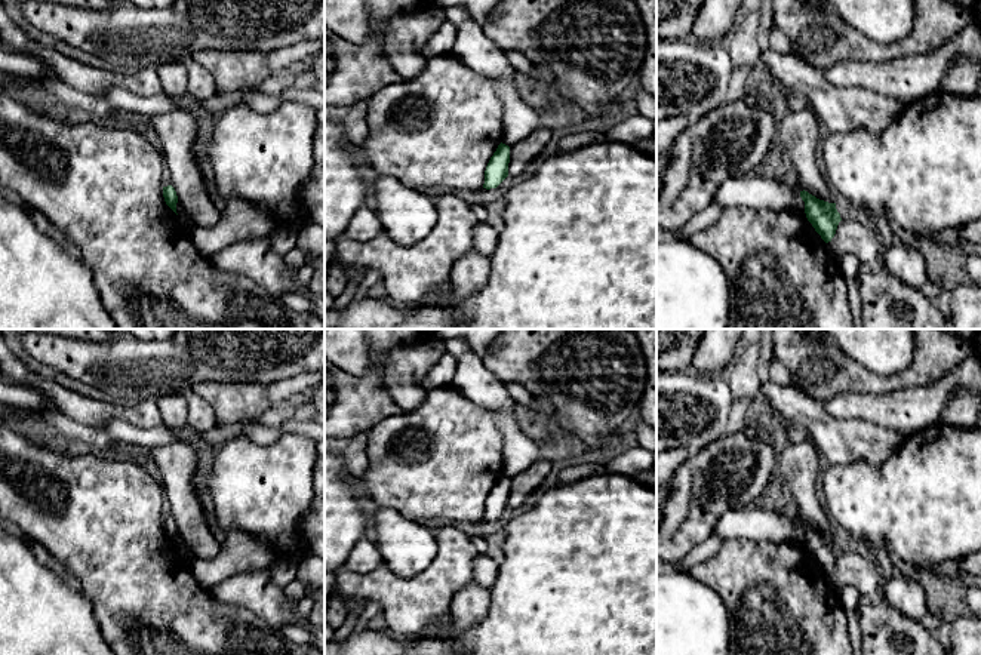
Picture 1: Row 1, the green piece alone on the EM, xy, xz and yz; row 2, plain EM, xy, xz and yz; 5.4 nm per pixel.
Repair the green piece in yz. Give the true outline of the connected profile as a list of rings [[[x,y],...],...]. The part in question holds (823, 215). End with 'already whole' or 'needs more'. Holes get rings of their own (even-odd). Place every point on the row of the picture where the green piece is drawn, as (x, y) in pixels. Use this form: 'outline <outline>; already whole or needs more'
outline [[[805,190],[800,191],[800,197],[805,202],[808,221],[825,243],[831,242],[837,225],[842,221],[840,213],[836,209],[836,203],[819,200]]]; already whole

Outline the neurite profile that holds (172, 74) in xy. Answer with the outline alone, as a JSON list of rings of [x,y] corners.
[[[170,61],[156,67],[163,93],[181,99],[187,96],[187,67],[182,61]]]

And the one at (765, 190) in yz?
[[[768,172],[757,176],[742,175],[725,179],[713,202],[717,202],[723,209],[745,206],[805,213],[805,202],[799,190]]]

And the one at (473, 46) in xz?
[[[468,18],[456,25],[456,41],[452,55],[495,82],[498,96],[504,105],[502,144],[511,147],[542,127],[538,111],[519,95],[517,73],[507,59],[505,52],[485,34],[482,24]]]

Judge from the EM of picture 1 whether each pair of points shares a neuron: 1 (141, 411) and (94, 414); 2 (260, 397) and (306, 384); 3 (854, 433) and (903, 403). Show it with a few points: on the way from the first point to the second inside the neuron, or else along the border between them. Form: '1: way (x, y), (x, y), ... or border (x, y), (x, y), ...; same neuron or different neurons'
1: way (129, 412), (105, 412); same neuron
2: way (271, 394), (294, 386); same neuron
3: border (837, 417), (870, 421), (904, 436); different neurons

